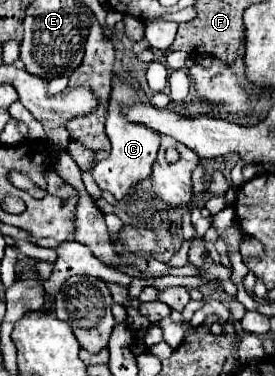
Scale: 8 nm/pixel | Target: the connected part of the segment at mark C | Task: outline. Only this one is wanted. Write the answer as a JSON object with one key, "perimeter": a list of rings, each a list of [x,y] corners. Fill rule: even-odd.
{"perimeter":[[[129,74],[131,80],[123,80],[123,78],[115,78],[115,86],[111,92],[111,100],[109,100],[109,112],[107,112],[107,136],[111,140],[111,152],[105,160],[99,160],[95,164],[95,168],[91,170],[91,176],[95,178],[95,182],[99,184],[101,190],[107,190],[115,196],[115,200],[121,200],[135,184],[139,184],[141,180],[149,178],[151,174],[151,166],[155,162],[157,150],[159,150],[159,134],[151,132],[149,128],[143,128],[141,124],[131,124],[125,120],[125,116],[119,112],[119,106],[123,102],[139,102],[139,94],[137,94],[137,86],[135,86],[135,74]]]}

